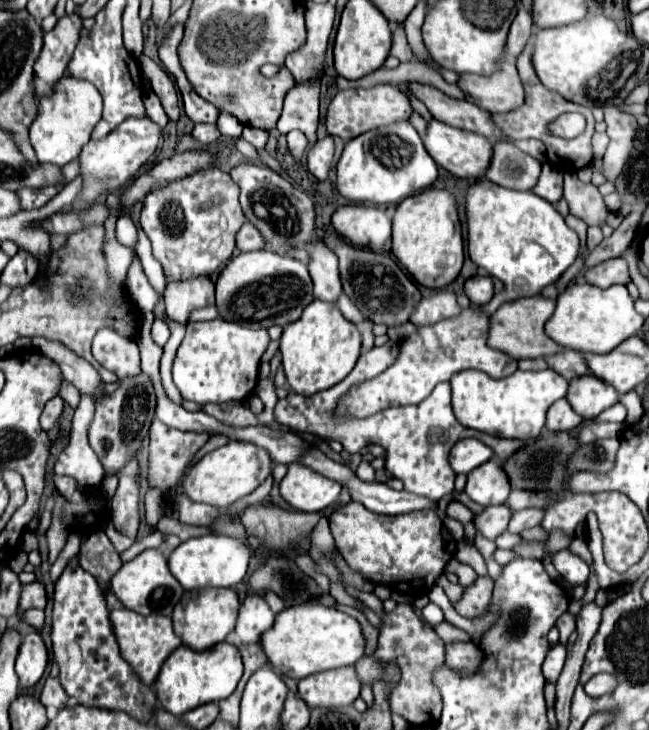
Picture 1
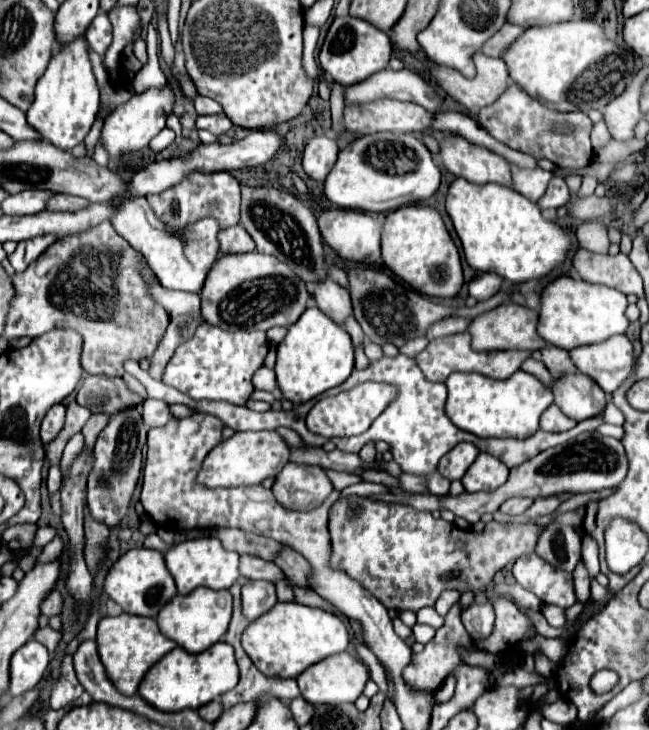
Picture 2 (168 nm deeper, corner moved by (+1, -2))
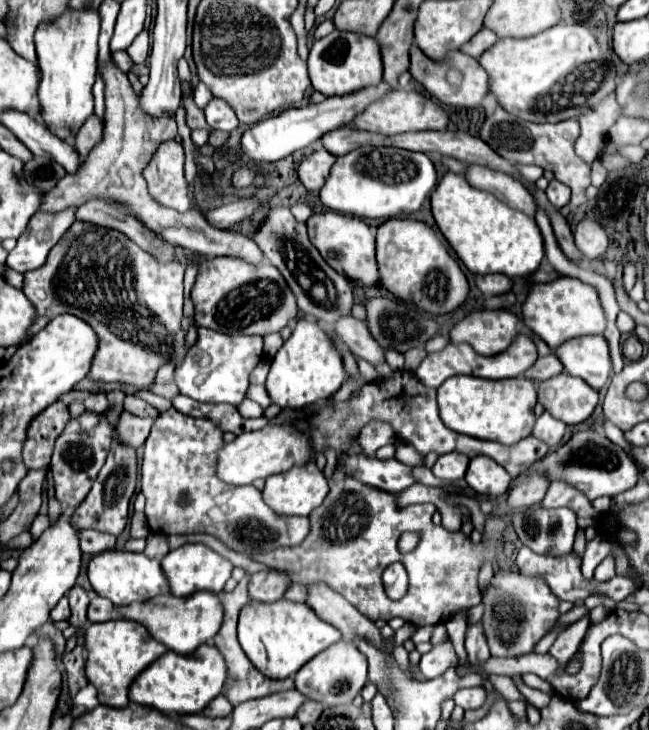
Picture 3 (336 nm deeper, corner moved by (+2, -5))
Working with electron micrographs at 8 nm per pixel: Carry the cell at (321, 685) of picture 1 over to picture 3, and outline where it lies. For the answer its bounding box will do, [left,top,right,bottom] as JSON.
[294,641,368,705]

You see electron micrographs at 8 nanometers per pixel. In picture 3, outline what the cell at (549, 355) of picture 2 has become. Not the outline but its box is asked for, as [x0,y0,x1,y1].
[524,353,562,383]

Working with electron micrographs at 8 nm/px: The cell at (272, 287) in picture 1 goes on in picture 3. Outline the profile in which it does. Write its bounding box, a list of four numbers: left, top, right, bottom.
[192,257,298,335]

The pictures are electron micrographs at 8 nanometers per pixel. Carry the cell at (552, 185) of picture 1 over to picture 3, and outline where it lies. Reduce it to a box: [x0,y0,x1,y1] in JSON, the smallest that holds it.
[546,181,570,207]

